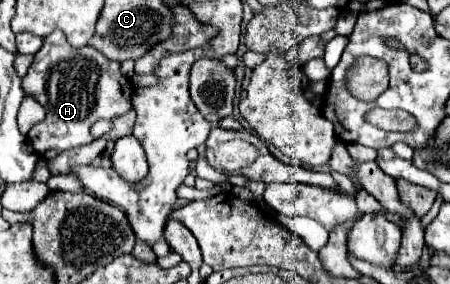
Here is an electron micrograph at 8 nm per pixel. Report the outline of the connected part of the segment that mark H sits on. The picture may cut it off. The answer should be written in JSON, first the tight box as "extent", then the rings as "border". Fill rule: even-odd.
{"extent":[23,30,135,160],"border":[[[59,30],[43,38],[43,46],[35,54],[31,68],[23,78],[23,90],[47,110],[45,120],[33,126],[27,134],[33,150],[45,160],[53,160],[69,148],[89,144],[93,140],[89,128],[101,118],[129,112],[133,108],[131,100],[135,92],[131,80],[123,78],[119,62],[107,60],[91,46],[79,50],[71,48]]]}

